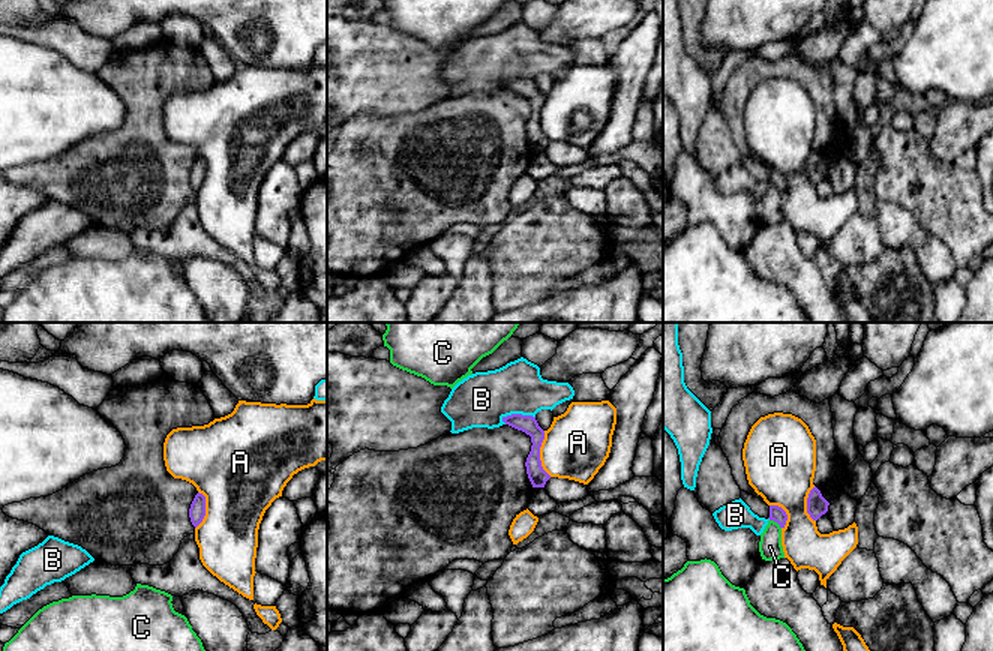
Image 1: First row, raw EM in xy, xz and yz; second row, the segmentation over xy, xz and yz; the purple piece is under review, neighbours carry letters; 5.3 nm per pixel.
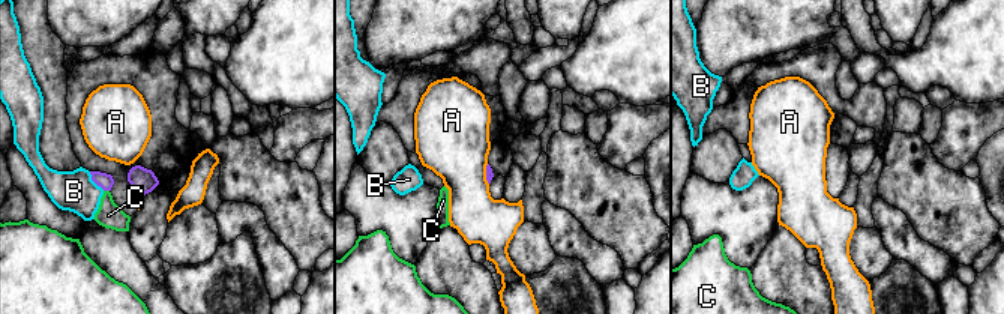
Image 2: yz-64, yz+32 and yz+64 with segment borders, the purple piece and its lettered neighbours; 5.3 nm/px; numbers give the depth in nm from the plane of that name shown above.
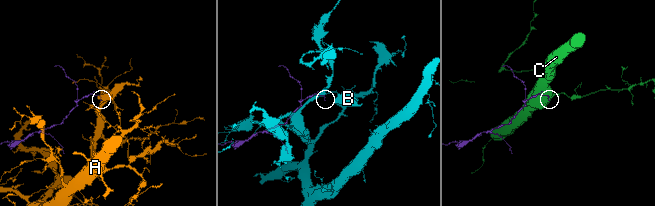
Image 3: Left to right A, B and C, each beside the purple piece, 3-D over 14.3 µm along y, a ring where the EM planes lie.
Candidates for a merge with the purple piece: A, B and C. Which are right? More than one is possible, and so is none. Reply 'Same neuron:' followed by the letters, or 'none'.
Same neuron: none

